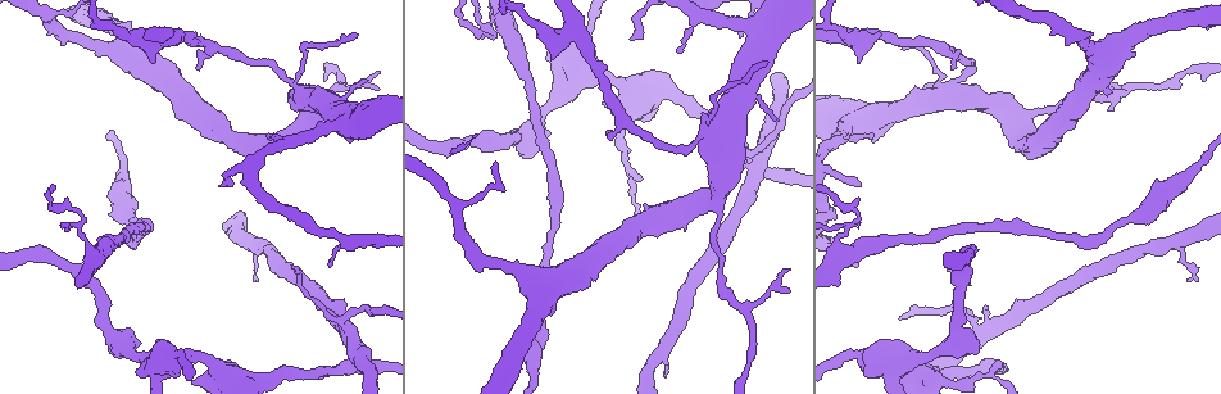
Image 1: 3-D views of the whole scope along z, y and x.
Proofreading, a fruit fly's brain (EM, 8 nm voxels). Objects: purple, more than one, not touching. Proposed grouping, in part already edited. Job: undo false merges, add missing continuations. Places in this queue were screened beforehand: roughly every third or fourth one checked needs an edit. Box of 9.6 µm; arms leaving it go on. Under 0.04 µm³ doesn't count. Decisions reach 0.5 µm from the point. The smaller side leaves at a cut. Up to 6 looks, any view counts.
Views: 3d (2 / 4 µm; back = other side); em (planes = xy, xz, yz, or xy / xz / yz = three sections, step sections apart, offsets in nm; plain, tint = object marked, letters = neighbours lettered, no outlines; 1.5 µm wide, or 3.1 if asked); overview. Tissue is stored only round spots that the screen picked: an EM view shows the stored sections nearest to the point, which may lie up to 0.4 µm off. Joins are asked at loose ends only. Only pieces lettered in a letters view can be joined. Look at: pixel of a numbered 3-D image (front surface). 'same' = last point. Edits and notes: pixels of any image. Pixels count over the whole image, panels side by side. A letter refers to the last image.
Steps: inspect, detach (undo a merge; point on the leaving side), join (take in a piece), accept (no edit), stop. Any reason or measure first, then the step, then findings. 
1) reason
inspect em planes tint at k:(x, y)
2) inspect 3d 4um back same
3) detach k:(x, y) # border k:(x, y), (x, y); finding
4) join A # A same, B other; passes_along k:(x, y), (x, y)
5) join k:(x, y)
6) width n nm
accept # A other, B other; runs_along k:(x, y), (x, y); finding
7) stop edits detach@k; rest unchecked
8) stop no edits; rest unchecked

two arms at a narrow angle
inspect 3d 4um at 1:(956, 86)

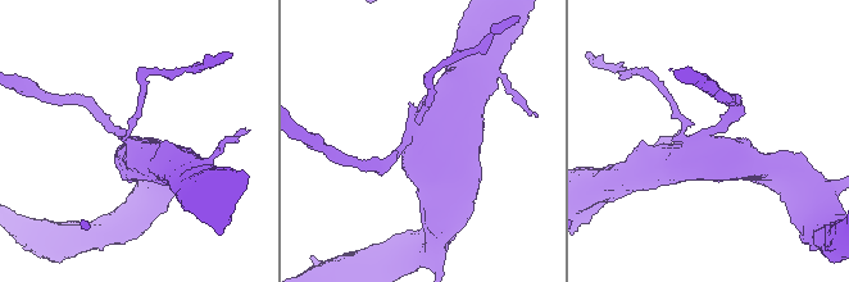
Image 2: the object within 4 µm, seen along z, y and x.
inspect em yz step 4 letters at 2:(132, 144)

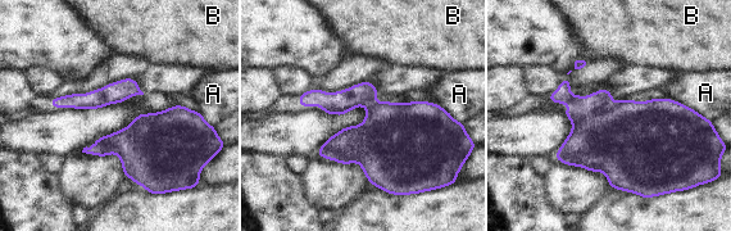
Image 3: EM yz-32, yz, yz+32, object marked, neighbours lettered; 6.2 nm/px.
accept # A other, B other; border 3:(668, 96), (684, 103), (698, 113); one cell here

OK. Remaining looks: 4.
tapers out
inspect 3d 2um at 1:(268, 137)

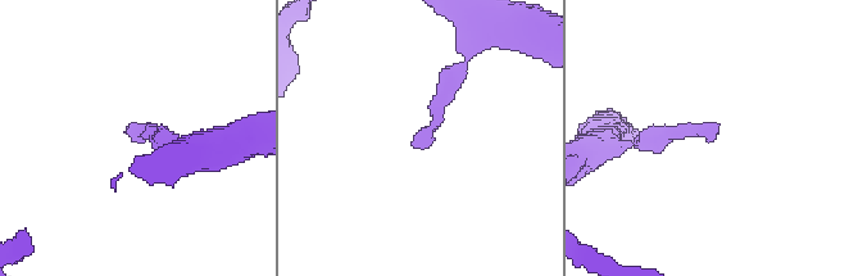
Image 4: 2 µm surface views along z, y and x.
inspect em xz step 4 tint at 4:(716, 137)

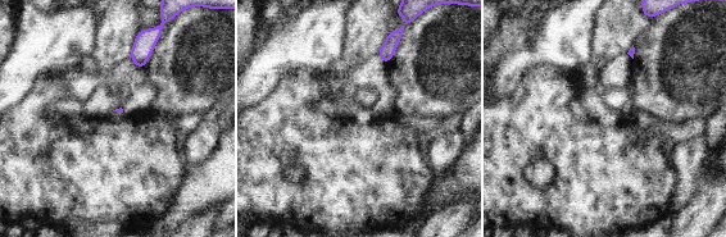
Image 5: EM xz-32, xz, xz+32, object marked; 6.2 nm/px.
another direction
inspect em planes letters same

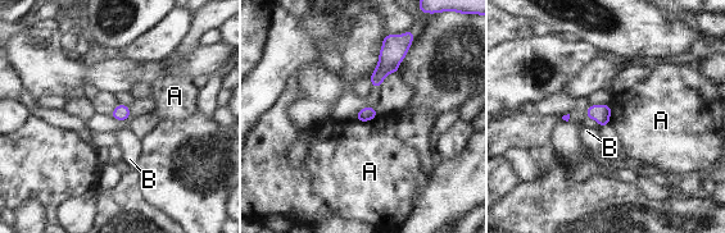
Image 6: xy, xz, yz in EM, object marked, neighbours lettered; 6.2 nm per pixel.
width 90 nm
accept # A other, B other; border 6:(377, 114), (368, 120), (357, 120); none of them fits

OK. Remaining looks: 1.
side arm on a straight run
inspect em 3.1um planes letters at 1:(43, 15)

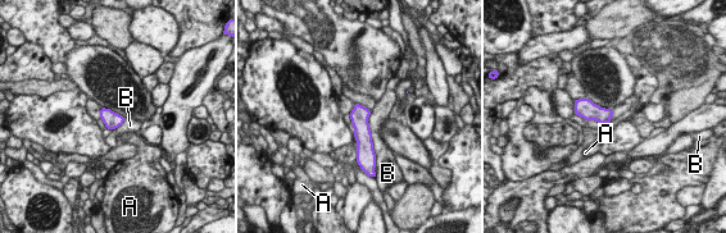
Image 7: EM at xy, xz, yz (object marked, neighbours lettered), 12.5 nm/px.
width 200 nm
accept # A other, B other; border 7:(371, 112), (368, 128), (376, 155); continuous, no second cell

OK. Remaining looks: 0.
stop no edits; rest unchecked

